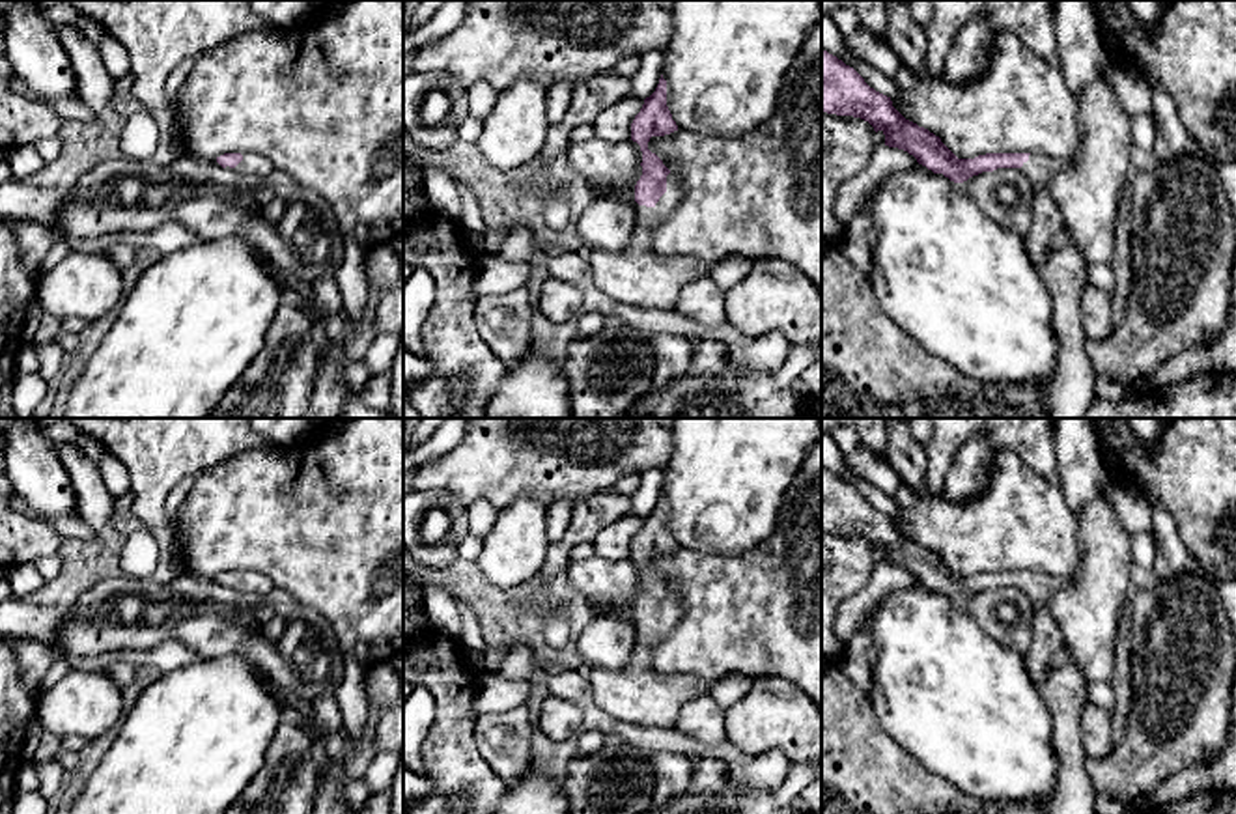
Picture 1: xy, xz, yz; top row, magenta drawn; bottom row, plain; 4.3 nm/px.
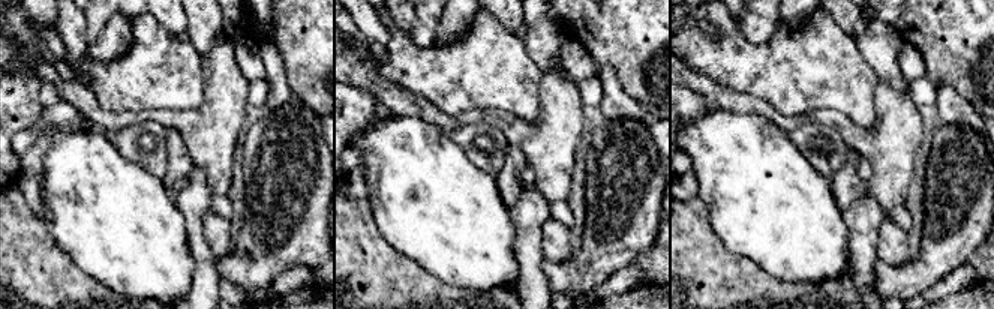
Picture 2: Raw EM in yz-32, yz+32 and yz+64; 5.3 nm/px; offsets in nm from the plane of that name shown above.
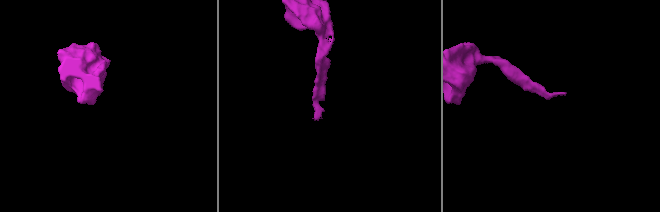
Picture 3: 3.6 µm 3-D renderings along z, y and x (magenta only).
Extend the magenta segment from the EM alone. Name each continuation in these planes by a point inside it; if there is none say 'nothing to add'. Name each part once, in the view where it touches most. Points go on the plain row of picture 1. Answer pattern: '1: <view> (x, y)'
1: xz (639, 695)

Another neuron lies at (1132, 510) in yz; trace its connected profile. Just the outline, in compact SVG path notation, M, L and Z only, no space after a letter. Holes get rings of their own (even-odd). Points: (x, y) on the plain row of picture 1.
M1126 478L1107 480L1103 493L1120 523L1130 534L1152 532L1152 508L1143 493Z

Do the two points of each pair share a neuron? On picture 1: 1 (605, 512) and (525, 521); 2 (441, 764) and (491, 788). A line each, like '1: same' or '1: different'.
1: different
2: same

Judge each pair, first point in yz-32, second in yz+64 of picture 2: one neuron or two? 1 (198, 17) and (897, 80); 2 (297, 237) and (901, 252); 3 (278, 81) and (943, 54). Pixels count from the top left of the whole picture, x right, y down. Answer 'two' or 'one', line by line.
1: one
2: two
3: two

